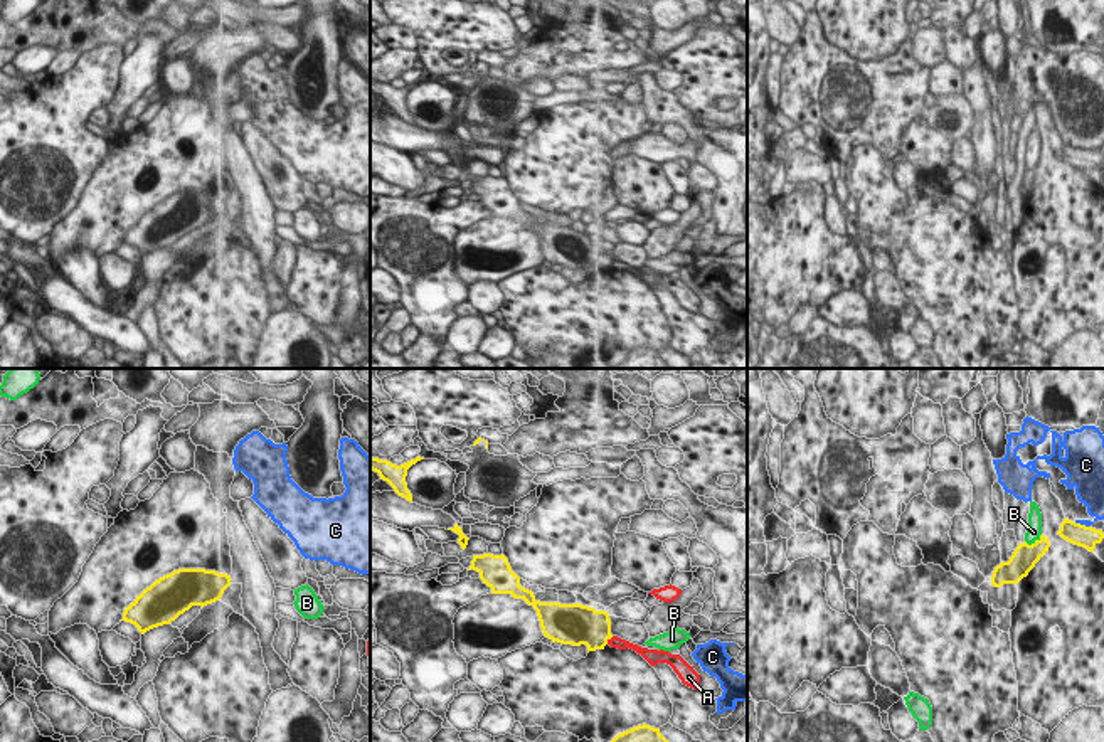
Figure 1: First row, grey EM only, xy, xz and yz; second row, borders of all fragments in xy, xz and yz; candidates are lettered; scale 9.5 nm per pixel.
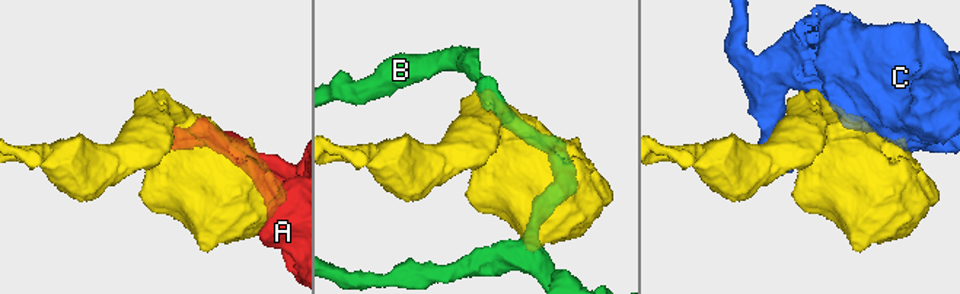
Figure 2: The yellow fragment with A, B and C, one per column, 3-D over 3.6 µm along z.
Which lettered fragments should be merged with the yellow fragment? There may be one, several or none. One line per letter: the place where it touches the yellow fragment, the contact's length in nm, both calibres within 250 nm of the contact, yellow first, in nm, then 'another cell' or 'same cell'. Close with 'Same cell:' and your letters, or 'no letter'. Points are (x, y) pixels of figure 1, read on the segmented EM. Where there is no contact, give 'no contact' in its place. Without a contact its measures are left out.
A: contact xz (610, 638); length 110 nm; calibres 360 and 120 nm; another cell
B: contact yz (1035, 540); length 180 nm; calibres 240 and 140 nm; another cell
C: contact yz (1082, 525); length 170 nm; calibres 200 and 170 nm; another cell
Same cell: no letter

